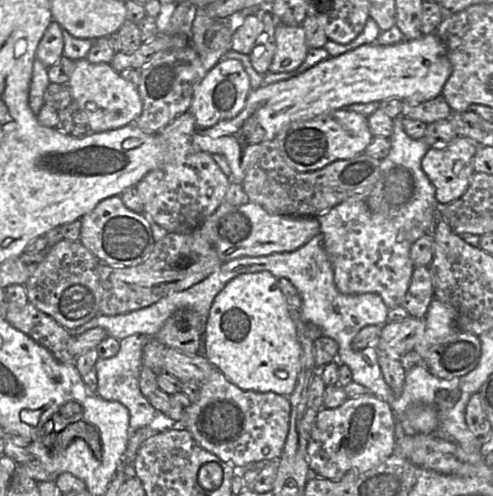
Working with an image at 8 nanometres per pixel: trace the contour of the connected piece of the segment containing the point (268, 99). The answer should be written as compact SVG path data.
M435 33L414 40L404 40L394 45L364 44L339 56L330 56L295 77L252 89L239 114L231 119L221 120L212 127L197 129L193 135L193 145L200 151L223 155L231 168L232 181L242 184L254 155L265 143L273 141L289 123L310 120L352 104L392 99L403 102L426 102L442 94L442 89L451 73L452 65L446 47Z

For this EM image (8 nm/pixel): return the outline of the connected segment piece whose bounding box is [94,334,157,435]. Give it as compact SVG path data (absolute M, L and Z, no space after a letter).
M141 334L128 336L120 341L120 349L115 356L98 358L94 366L97 373L97 394L104 400L119 402L128 409L130 435L137 429L148 426L157 415L157 410L143 396L139 387L143 349L150 338L154 337Z

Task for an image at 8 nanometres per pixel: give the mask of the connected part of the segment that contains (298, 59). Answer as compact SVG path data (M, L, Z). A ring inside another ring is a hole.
M278 23L275 36L277 48L269 71L281 73L296 70L306 59L310 49L303 26Z

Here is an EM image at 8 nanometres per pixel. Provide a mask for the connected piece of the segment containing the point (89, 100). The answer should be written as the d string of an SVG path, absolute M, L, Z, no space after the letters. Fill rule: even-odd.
M86 58L75 61L68 86L80 111L87 115L88 127L94 133L134 124L142 113L143 103L138 88L123 79L110 63L93 64Z

